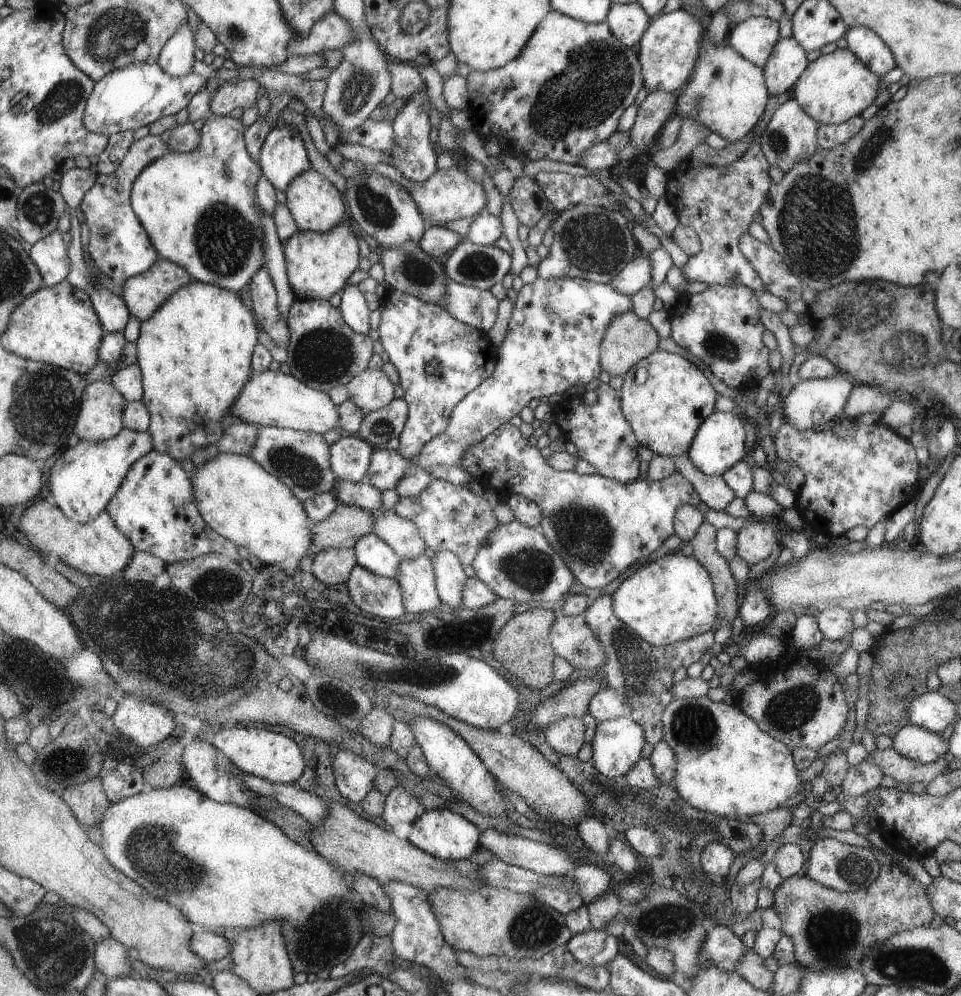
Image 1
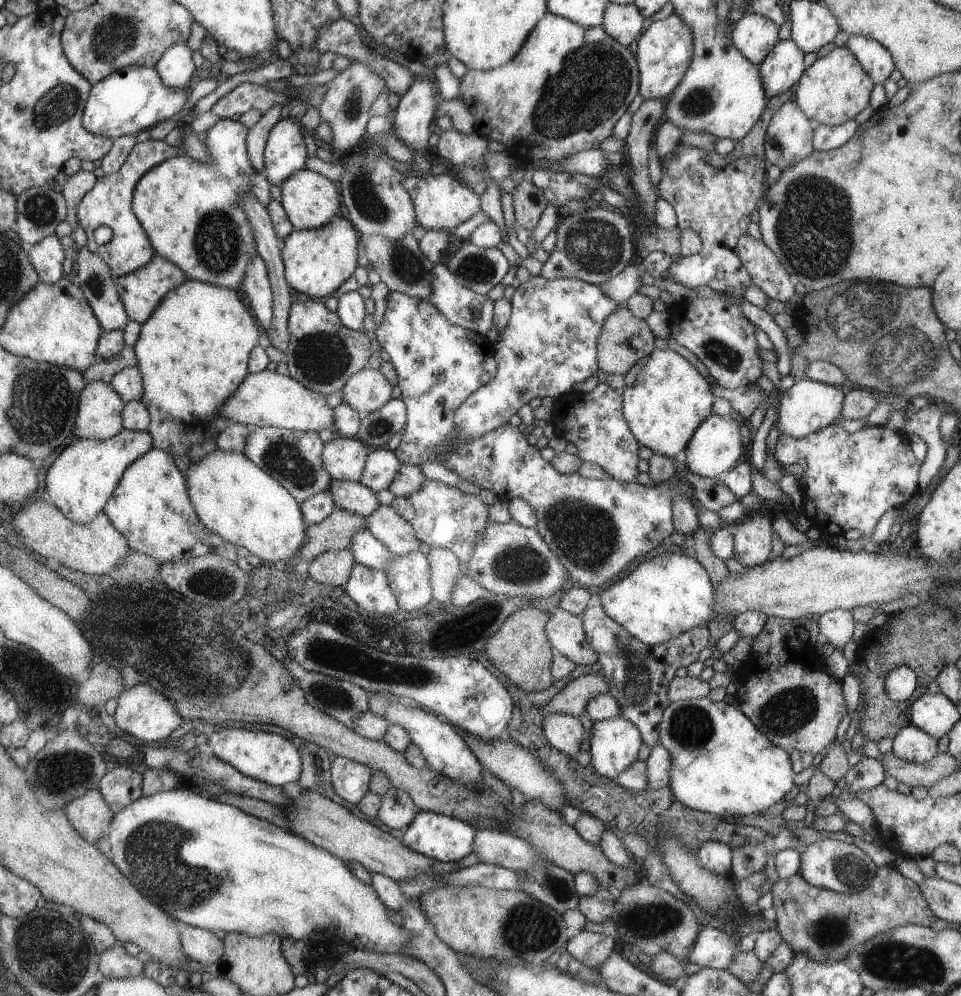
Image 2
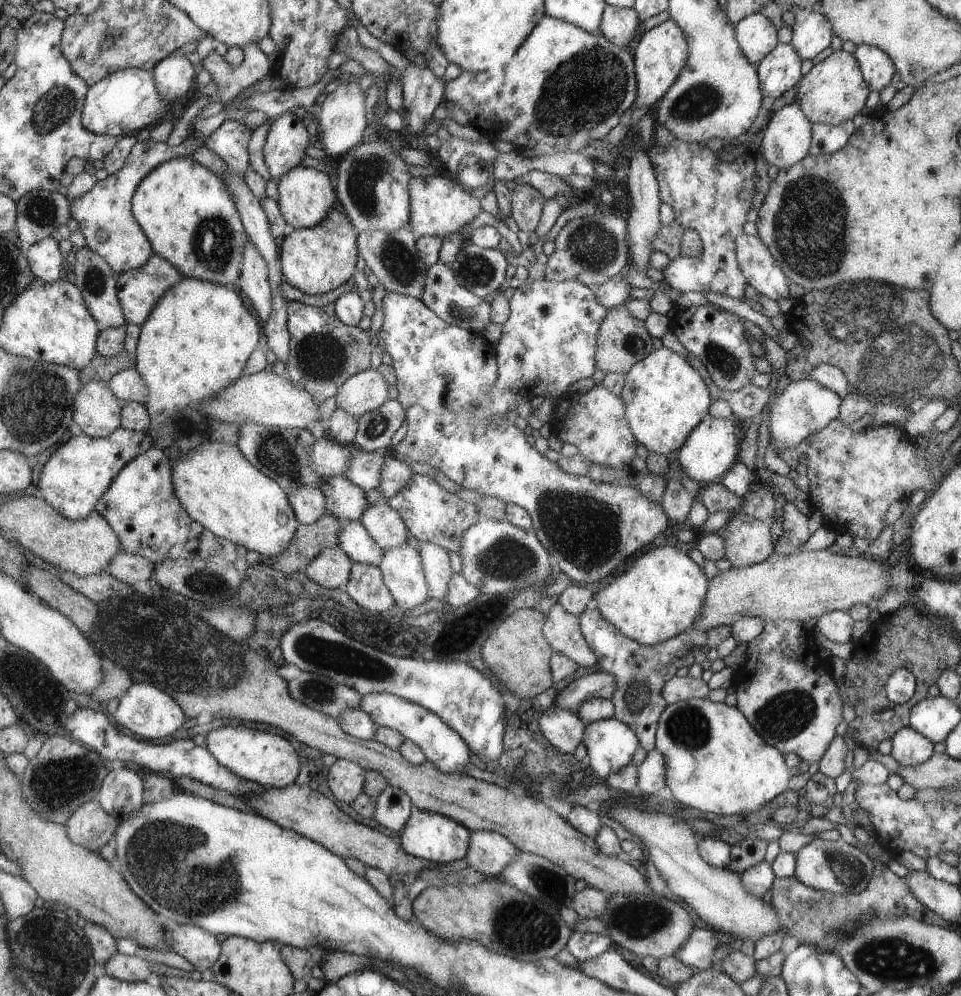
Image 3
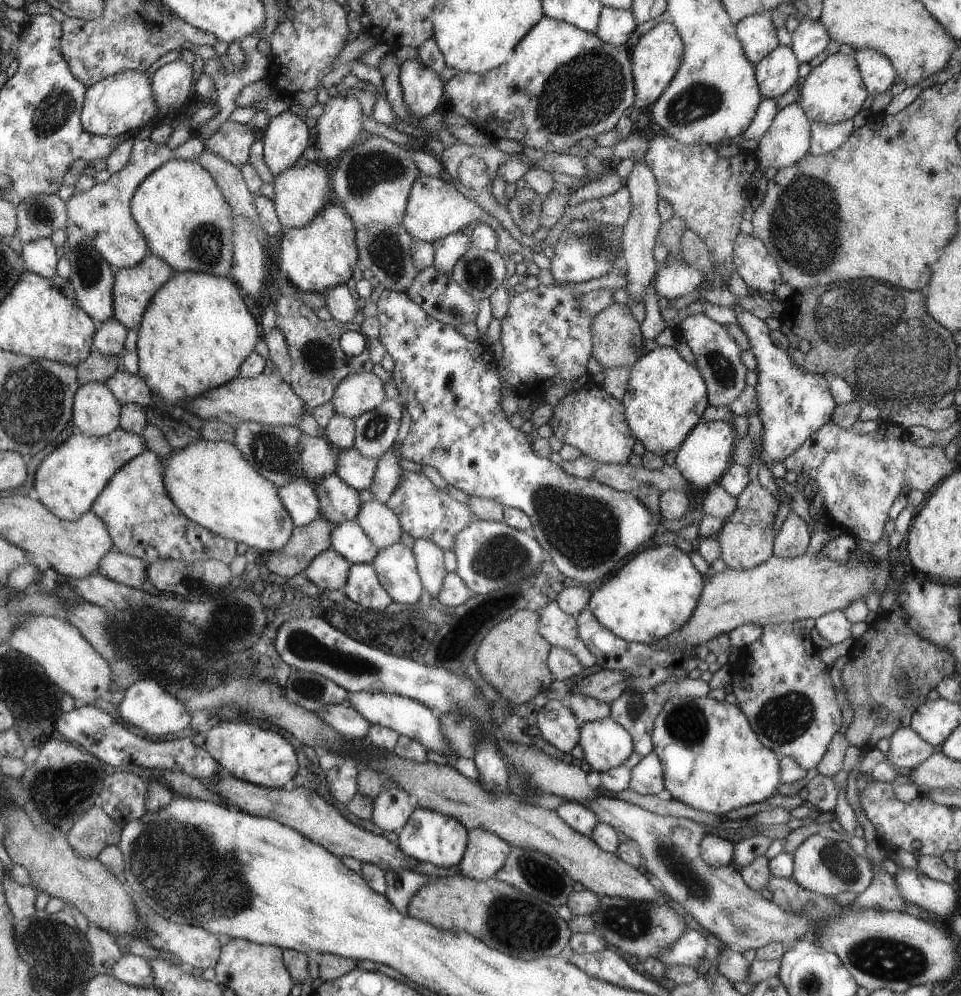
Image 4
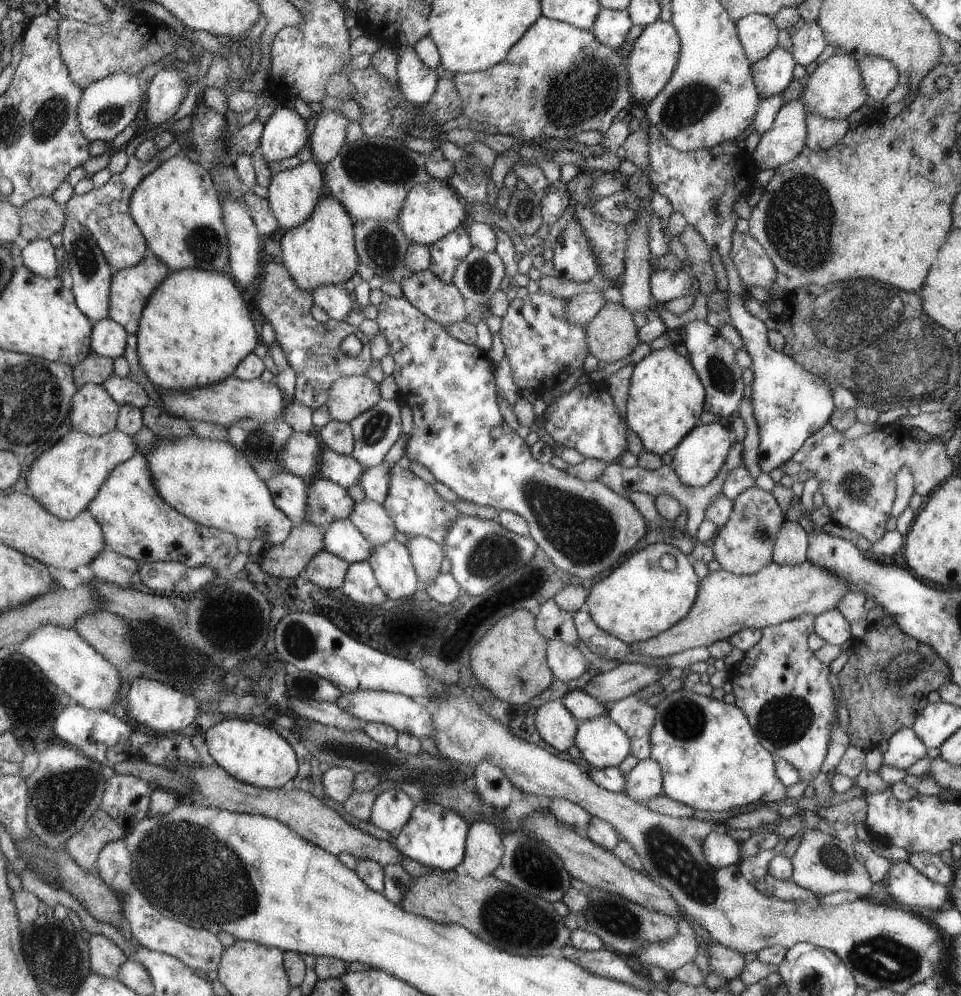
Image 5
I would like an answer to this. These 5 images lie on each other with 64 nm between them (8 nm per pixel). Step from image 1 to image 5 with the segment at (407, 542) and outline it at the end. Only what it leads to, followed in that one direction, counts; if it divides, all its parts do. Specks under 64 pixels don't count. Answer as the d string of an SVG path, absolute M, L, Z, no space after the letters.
M365 498L358 502L349 520L374 547L395 540L395 521L387 514L383 504L378 504L374 500Z

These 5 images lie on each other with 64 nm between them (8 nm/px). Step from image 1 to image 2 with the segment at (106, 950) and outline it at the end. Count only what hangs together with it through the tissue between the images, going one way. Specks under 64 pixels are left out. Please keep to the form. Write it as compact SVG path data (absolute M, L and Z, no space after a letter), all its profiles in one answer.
M121 942L101 953L101 976L108 979L133 979L144 976L145 960L134 957Z

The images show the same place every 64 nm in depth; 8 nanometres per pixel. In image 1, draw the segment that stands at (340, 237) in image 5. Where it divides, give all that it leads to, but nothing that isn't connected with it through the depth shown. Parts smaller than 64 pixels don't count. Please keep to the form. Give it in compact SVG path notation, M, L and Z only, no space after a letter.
M343 221L329 232L299 231L284 244L288 285L301 300L328 299L344 289L348 278L358 268L358 240Z

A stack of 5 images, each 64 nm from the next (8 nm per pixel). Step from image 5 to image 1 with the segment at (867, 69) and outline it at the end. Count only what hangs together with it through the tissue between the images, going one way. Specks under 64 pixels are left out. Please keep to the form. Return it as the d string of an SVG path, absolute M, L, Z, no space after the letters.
M866 26L848 27L844 37L848 41L847 48L880 77L897 67L888 44Z

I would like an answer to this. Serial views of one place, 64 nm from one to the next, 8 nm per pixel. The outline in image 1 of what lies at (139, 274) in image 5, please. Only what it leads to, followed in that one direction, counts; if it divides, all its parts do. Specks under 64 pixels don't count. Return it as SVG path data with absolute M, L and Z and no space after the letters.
M160 258L149 272L130 278L120 285L133 316L144 321L150 319L174 292L186 287L193 280L181 265Z

